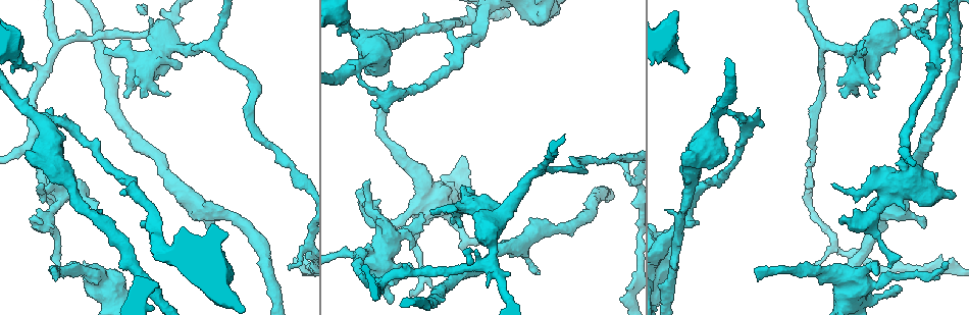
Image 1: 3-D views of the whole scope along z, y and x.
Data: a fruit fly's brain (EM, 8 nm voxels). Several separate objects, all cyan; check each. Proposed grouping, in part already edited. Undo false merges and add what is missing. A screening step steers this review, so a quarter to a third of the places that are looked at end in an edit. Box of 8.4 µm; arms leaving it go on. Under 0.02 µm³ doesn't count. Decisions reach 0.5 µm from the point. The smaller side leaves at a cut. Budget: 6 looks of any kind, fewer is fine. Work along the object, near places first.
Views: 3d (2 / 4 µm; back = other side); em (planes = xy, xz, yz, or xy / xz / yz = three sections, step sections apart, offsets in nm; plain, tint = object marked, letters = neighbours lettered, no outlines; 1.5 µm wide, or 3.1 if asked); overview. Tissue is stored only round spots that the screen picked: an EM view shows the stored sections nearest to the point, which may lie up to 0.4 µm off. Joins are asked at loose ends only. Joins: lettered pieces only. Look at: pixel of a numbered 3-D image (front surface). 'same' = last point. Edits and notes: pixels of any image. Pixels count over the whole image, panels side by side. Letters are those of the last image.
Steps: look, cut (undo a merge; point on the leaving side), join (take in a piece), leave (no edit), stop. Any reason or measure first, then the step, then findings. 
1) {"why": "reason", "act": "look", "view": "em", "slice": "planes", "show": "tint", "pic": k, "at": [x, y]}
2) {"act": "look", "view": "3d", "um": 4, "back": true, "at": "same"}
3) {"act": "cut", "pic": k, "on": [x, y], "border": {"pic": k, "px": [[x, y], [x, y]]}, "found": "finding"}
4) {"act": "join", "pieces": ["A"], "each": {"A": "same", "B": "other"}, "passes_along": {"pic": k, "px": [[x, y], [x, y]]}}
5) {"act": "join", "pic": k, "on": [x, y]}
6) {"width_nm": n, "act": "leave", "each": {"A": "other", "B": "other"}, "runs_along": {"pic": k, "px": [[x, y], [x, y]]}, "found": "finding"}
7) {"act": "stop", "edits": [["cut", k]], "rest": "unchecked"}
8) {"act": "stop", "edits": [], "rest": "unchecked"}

{"why": "an open end", "act": "look", "view": "3d", "um": 2, "back": true, "pic": 1, "at": [758, 279]}

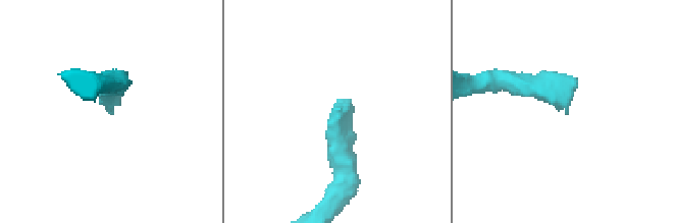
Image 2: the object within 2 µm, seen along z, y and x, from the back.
{"why": "need the tissue", "act": "look", "view": "em", "slice": "yz", "step": 4, "show": "letters", "pic": 2, "at": [568, 113]}

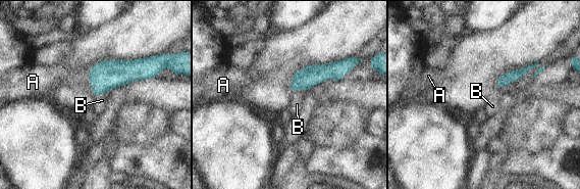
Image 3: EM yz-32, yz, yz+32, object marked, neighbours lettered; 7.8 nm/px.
{"width_nm": 120, "act": "join", "pieces": ["A"], "each": {"A": "same", "B": "other"}, "passes_along": {"pic": 3, "px": [[107, 75], [90, 82], [59, 75]]}, "found": "the cell continues"}

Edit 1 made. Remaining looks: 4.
{"why": "branch stops here", "act": "look", "view": "em", "slice": "planes", "show": "letters", "pic": 1, "at": [461, 186]}

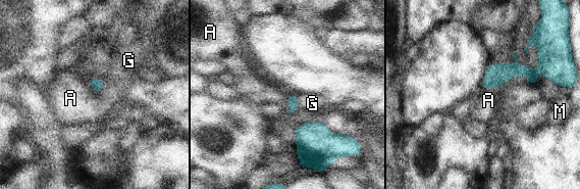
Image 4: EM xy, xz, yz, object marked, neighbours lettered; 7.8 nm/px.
{"longest_contact_nm": ["A", 180], "act": "leave", "each": {"A": "other", "G": "other", "M": "other"}, "runs_along": {"pic": 4, "px": [[542, 69], [504, 72], [484, 85]]}, "found": "no lettered piece goes on from it"}

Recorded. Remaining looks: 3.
{"why": "narrows sharply", "act": "look", "view": "3d", "um": 4, "pic": 1, "at": [810, 173]}

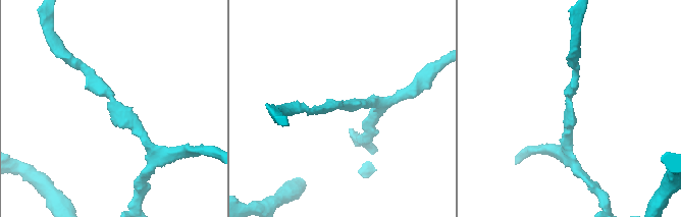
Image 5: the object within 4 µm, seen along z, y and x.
{"arm_widths_nm": [170, 180], "act": "look", "view": "em", "slice": "xz", "step": 8, "show": "tint", "pic": 5, "at": [111, 105]}

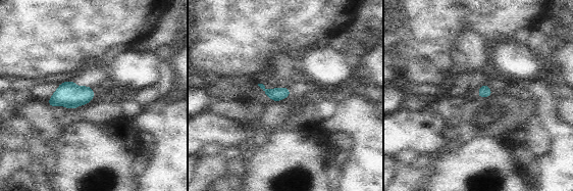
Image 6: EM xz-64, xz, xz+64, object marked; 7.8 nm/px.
{"act": "look", "view": "em", "slice": "planes", "show": "letters", "at": "same"}

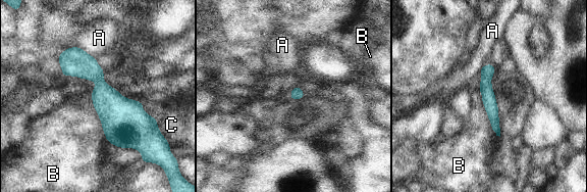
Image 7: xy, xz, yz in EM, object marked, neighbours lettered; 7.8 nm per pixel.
{"act": "leave", "each": {"A": "other", "B": "other", "C": "other"}, "runs_along": {"pic": 7, "px": [[489, 66], [486, 91], [497, 131]]}, "found": "all the same cell"}

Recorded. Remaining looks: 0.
{"act": "stop", "edits": [["join", 3]], "rest": "unchecked"}

